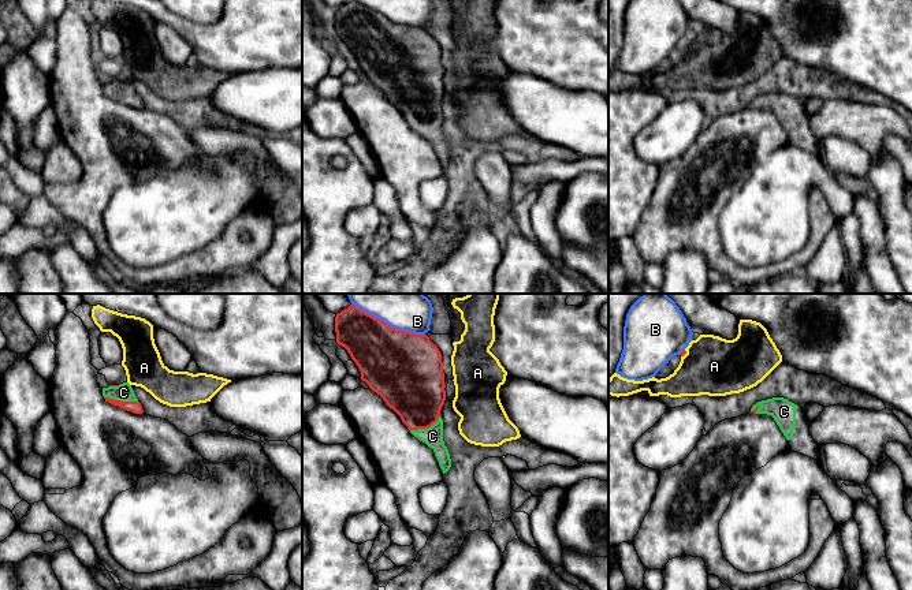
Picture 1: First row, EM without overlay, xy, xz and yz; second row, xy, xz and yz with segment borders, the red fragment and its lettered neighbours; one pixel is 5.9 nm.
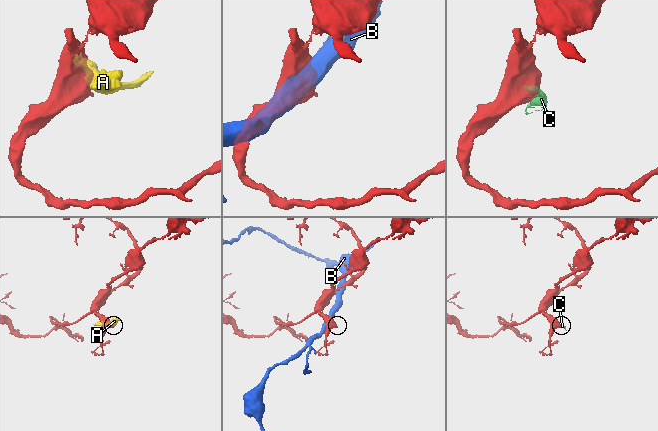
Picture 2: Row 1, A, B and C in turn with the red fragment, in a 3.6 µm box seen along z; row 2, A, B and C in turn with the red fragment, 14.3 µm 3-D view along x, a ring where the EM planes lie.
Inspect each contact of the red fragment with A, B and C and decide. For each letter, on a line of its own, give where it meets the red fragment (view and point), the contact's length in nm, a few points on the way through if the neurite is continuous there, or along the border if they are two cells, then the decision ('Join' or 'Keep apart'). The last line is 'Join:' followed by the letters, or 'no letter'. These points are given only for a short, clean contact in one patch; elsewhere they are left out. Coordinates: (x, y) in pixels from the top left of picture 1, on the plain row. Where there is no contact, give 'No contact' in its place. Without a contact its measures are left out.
A: Touches red at yz (684, 48). Shared border 50 nm. Boundary: yz (685, 44), (681, 51). Keep apart
B: Touches red at xz (389, 19). Shared border 440 nm. Keep apart
C: Touches red at xy (119, 94). Shared border 200 nm. Path across: xy (136, 101), (127, 94), (119, 94), (123, 86). Join
Join: C

